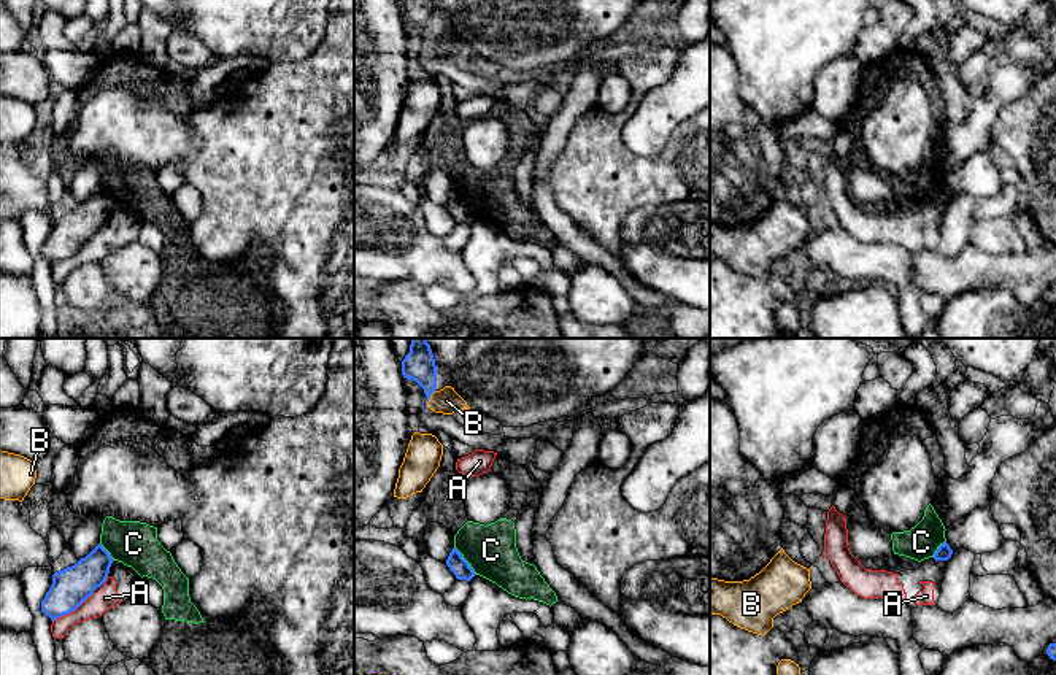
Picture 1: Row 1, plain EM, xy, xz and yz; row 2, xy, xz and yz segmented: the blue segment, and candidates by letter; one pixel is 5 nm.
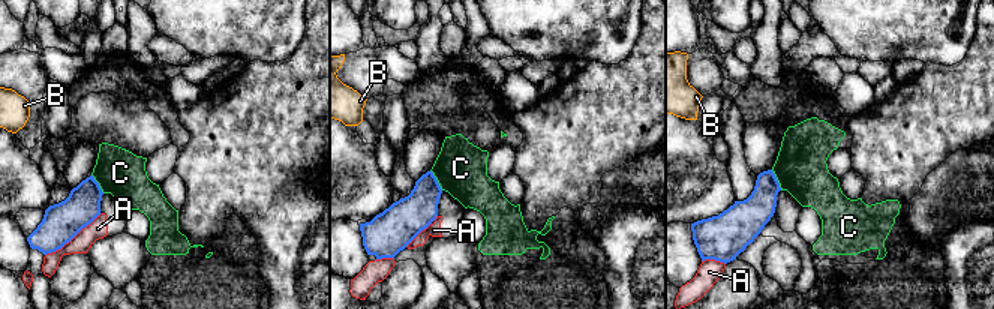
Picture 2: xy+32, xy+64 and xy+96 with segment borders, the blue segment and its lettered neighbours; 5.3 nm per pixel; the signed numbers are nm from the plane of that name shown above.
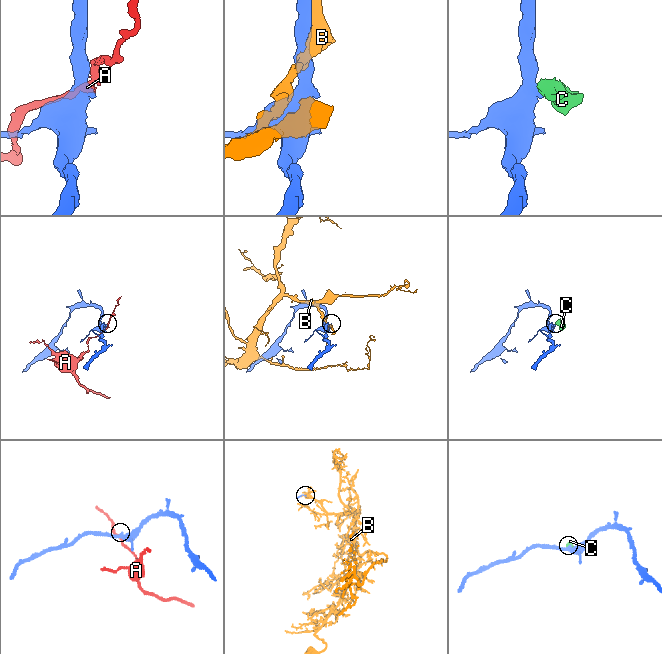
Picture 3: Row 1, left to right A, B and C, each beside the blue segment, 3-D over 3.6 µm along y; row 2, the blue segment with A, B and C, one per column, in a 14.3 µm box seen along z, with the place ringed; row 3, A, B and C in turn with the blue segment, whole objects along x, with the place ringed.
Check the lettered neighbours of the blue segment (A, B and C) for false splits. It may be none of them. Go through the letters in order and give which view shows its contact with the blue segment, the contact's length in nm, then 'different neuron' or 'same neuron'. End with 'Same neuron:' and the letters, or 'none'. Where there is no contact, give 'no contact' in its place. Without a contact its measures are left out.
A: meets blue in xy; contact 260 nm long; different neuron
B: meets blue in xz; contact 100 nm long; different neuron
C: meets blue in xz; contact 180 nm long; different neuron
Same neuron: none

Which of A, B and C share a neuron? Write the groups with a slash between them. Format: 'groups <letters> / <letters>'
groups A / B / C

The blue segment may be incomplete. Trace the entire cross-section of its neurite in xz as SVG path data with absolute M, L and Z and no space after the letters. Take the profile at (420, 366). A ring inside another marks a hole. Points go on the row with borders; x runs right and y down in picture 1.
M411 338L410 353L402 361L402 375L424 389L427 408L427 402L437 388L437 365L426 338Z

